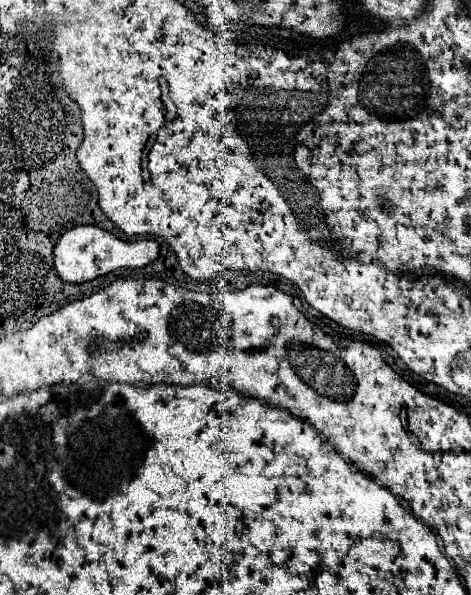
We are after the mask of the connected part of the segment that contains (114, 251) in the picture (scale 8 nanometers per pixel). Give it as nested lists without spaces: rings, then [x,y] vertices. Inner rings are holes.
[[[75,226],[55,244],[57,274],[71,284],[83,284],[119,268],[141,268],[157,260],[159,244],[155,240],[121,240],[99,226]]]

